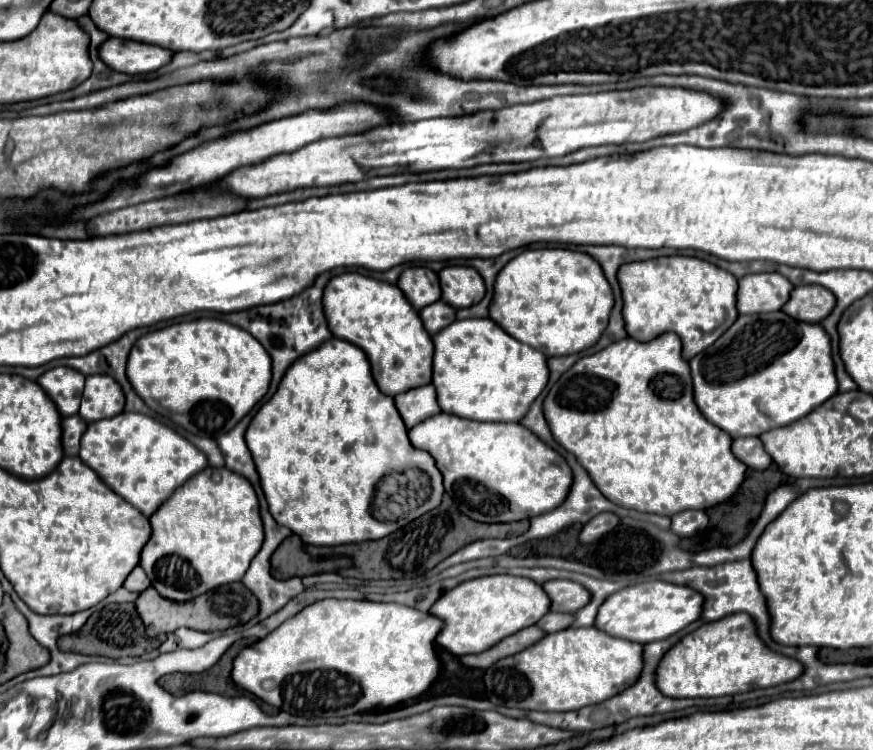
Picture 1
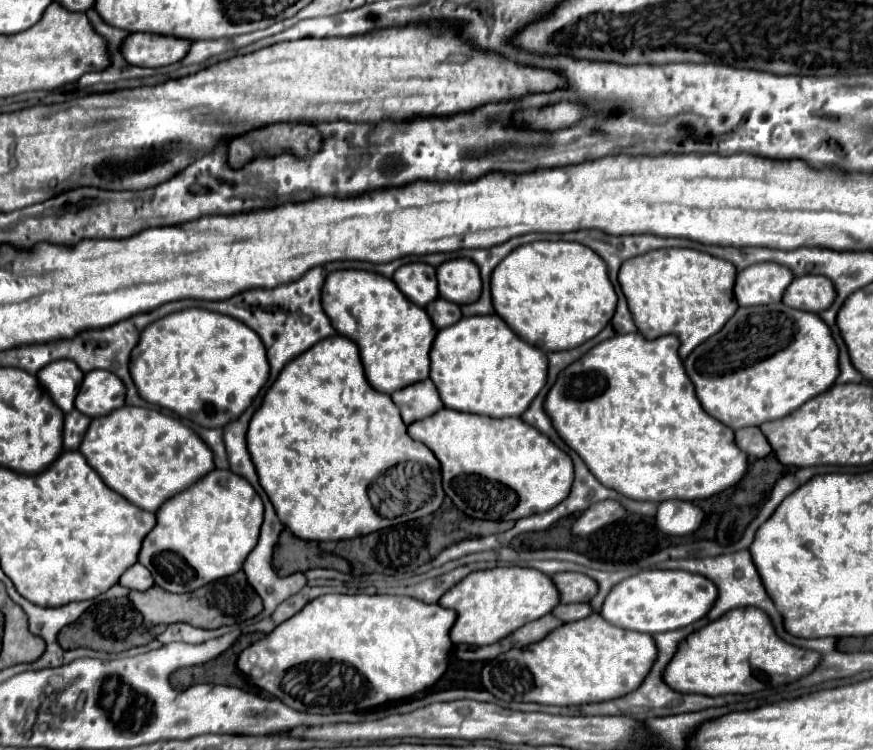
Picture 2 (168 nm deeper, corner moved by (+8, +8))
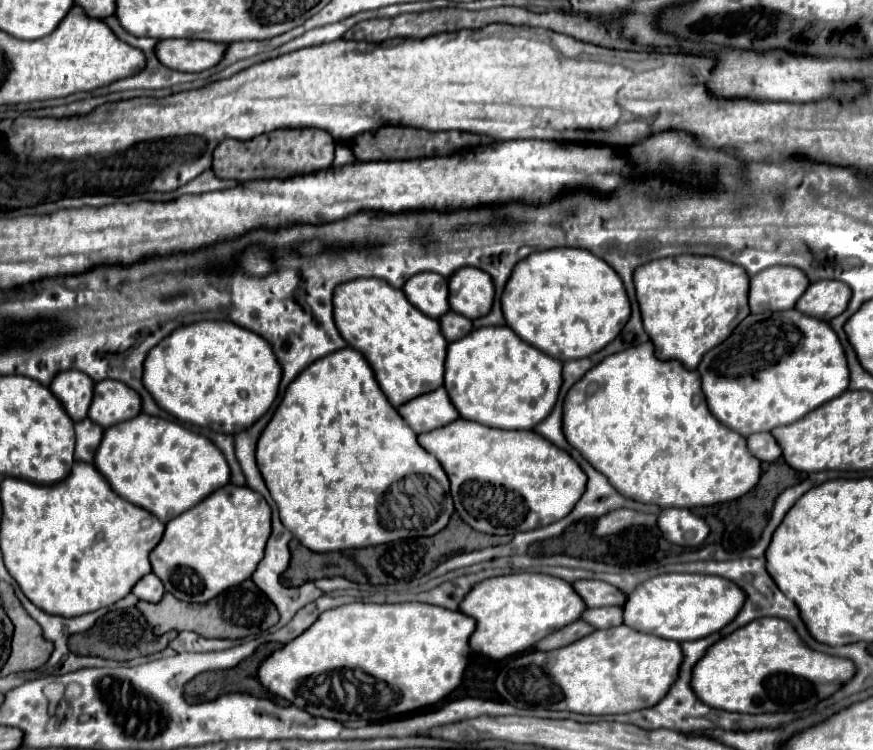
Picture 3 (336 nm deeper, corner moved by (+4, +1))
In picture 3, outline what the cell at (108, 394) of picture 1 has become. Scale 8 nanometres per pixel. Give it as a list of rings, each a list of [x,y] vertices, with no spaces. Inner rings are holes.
[[[101,380],[93,388],[89,418],[95,424],[109,428],[113,424],[131,420],[141,412],[139,394],[119,380]]]

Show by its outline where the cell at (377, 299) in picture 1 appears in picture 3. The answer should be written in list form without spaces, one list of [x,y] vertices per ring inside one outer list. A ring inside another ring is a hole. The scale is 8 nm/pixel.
[[[359,278],[359,280],[349,280],[339,284],[333,292],[333,318],[345,342],[357,352],[361,352],[365,360],[371,364],[381,390],[385,392],[385,396],[395,408],[399,408],[399,404],[405,404],[407,400],[413,400],[423,392],[433,392],[443,384],[443,362],[447,352],[447,340],[439,332],[437,320],[423,316],[423,312],[419,312],[403,296],[401,290],[393,288],[385,280]]]

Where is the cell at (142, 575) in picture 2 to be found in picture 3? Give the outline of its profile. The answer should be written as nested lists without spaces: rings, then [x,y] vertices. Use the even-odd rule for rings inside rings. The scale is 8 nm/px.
[[[147,574],[143,576],[131,590],[139,600],[145,600],[145,602],[159,602],[161,596],[163,596],[163,584],[161,580],[155,576],[155,574]]]

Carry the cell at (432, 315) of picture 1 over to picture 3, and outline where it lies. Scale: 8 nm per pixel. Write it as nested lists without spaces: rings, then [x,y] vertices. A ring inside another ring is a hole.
[[[451,310],[439,318],[439,326],[441,326],[441,332],[447,338],[447,342],[455,342],[473,330],[469,318],[465,318],[457,312],[451,312]]]

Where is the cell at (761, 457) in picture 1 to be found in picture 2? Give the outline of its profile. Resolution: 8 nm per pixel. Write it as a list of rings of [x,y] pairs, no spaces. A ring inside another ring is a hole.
[[[743,427],[735,431],[735,439],[737,439],[739,449],[745,451],[749,457],[761,459],[771,453],[771,445],[759,427]]]

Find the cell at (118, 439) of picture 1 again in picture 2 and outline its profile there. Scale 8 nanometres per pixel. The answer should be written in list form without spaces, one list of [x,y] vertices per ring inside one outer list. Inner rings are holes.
[[[133,405],[93,419],[79,451],[113,491],[151,513],[215,469],[213,451],[193,429],[155,409]]]

